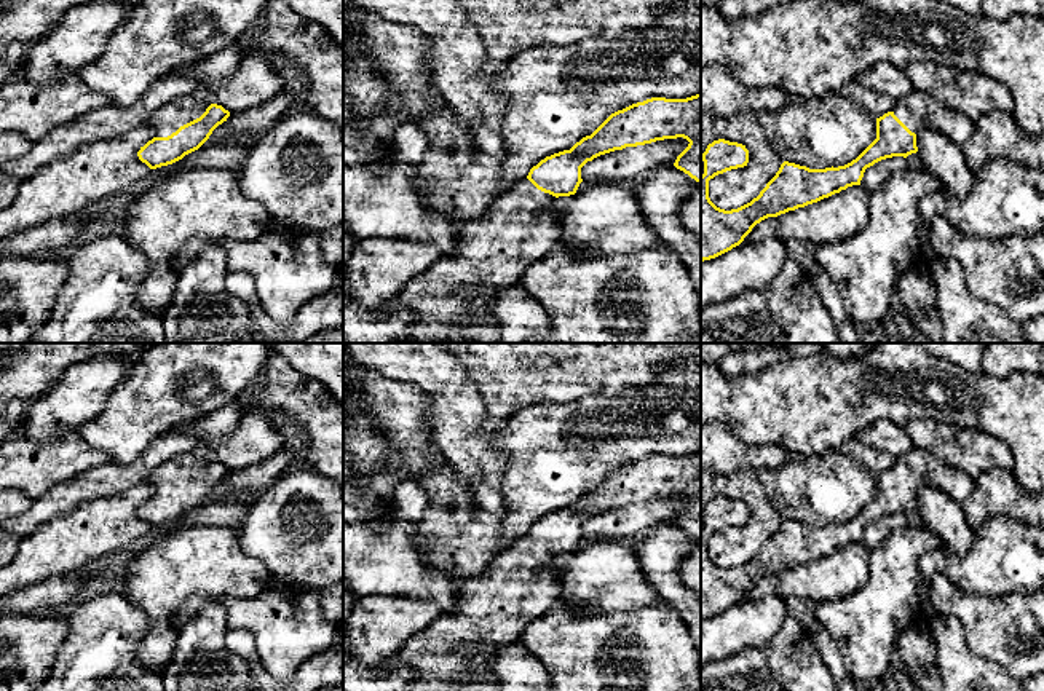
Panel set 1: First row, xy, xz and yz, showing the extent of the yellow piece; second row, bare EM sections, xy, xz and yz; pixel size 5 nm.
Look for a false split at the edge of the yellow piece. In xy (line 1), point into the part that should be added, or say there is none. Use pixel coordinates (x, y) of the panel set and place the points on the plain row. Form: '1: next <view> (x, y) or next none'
1: next xy (170, 474)

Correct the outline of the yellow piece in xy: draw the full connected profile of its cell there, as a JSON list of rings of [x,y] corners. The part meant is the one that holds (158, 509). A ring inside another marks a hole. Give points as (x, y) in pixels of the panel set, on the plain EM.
[[[200,452],[182,453],[158,464],[147,482],[155,488],[137,514],[150,527],[172,522],[198,507],[230,469]]]

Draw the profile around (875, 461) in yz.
[[[857,437],[849,439],[840,450],[856,463],[862,464],[875,477],[892,469],[897,460],[888,452],[868,447]]]

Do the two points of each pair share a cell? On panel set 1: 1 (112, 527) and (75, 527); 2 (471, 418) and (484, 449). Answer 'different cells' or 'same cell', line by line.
1: same cell
2: same cell

